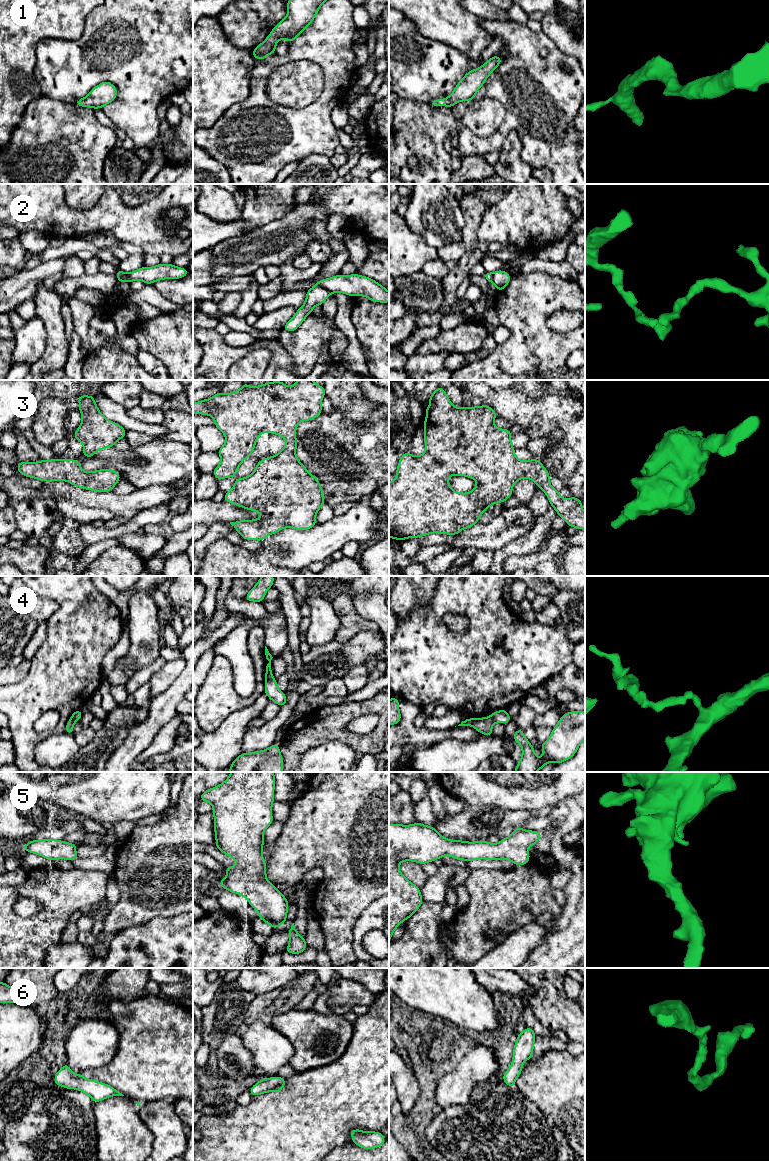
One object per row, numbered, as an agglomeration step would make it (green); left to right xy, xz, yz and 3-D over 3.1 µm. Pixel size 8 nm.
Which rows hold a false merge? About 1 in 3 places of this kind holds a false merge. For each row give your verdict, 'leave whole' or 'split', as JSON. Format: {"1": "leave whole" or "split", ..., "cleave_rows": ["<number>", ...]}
{"1": "leave whole", "2": "split", "3": "leave whole", "4": "split", "5": "leave whole", "6": "leave whole", "cleave_rows": ["2", "4"]}

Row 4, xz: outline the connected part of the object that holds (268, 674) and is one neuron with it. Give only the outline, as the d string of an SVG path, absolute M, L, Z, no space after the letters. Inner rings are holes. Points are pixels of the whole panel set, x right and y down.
M265 646L265 655L266 659L269 661L269 663L266 666L266 672L265 672L265 680L269 680L272 678L272 667L271 667L271 660L272 660L272 655L269 653L267 647Z

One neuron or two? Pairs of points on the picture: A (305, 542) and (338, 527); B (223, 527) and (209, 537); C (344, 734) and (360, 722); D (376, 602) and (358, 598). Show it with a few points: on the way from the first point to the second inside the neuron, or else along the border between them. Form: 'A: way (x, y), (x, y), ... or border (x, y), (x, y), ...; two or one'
A: way (313, 542), (320, 542), (330, 535); one
B: way (220, 529), (212, 535); one
C: border (345, 725), (359, 734), (373, 730); two
D: way (372, 602), (362, 601); one

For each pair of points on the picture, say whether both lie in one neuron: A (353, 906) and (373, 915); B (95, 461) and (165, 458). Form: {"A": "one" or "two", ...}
{"A": "two", "B": "one"}

